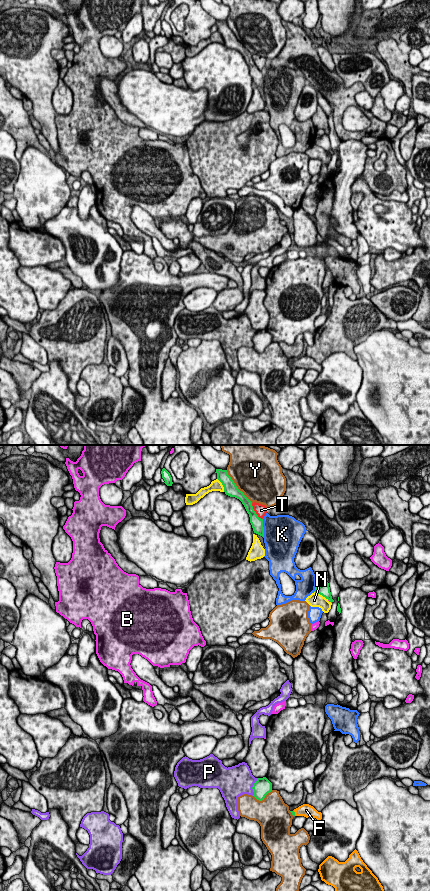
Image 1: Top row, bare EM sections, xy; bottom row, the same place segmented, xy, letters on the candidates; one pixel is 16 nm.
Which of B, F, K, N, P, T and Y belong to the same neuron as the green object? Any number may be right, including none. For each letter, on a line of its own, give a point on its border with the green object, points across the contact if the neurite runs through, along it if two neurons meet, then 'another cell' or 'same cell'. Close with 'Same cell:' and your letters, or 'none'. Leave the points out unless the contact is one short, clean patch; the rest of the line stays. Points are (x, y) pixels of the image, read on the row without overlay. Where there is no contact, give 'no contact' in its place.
B: meets green in xy at (329, 152); another cell
F: meets green in xy at (294, 365); runs through xy (293, 365), (294, 365), (306, 362); same cell
K: meets green in xy at (263, 80); another cell
N: meets green in xy at (321, 146); another cell
P: meets green in xy at (252, 339); another cell
T: meets green in xy at (255, 64); another cell
Y: meets green in xy at (236, 38); another cell
Same cell: F

